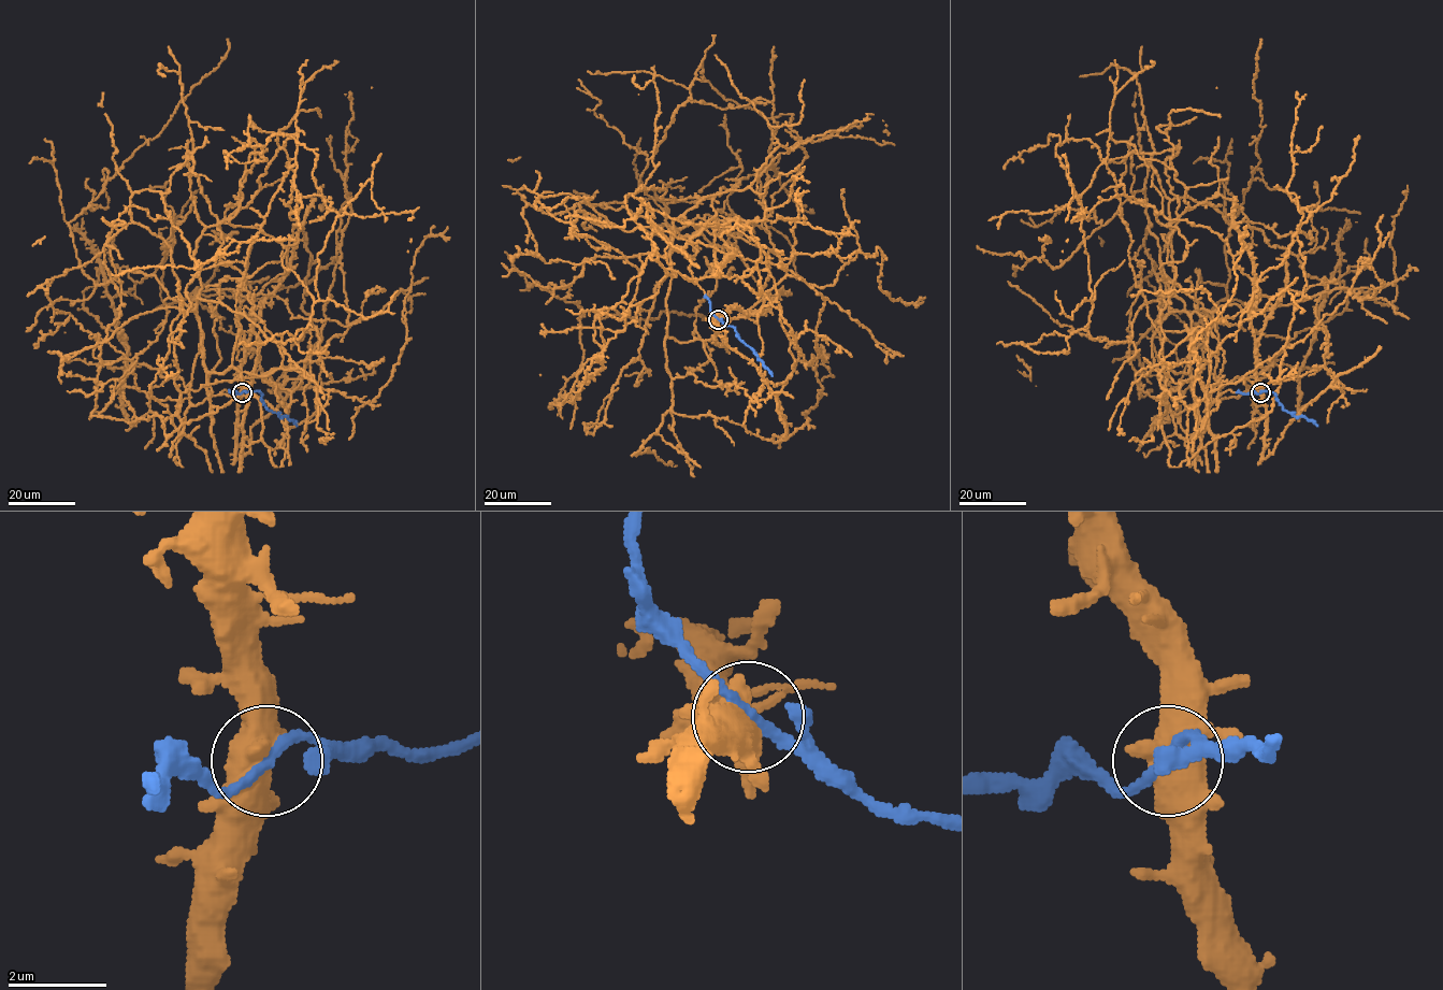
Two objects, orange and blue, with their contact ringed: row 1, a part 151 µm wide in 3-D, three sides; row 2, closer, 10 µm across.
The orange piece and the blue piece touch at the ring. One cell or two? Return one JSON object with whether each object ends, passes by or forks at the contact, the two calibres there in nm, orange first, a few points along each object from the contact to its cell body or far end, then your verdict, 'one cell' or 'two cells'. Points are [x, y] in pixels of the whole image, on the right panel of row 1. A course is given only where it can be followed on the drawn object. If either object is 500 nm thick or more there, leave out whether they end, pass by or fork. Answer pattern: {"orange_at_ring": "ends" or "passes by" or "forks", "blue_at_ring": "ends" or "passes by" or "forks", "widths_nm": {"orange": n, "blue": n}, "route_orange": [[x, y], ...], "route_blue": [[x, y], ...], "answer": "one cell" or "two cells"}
{"widths_nm": {"orange": 550, "blue": 200}, "route_orange": [[1260, 391], [1283, 289], [1153, 335], [1175, 390], [1298, 229], [1272, 409], [1179, 467]], "route_blue": [[1260, 391], [1274, 393], [1284, 410], [1295, 416], [1306, 417], [1317, 426]], "answer": "one cell"}

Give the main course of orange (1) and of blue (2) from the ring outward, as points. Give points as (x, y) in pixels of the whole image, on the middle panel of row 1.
1: (718, 319), (708, 340), (667, 336), (671, 245), (647, 211), (818, 291), (808, 366), (761, 286), (755, 238)
2: (718, 319), (734, 328), (738, 338), (773, 376)

